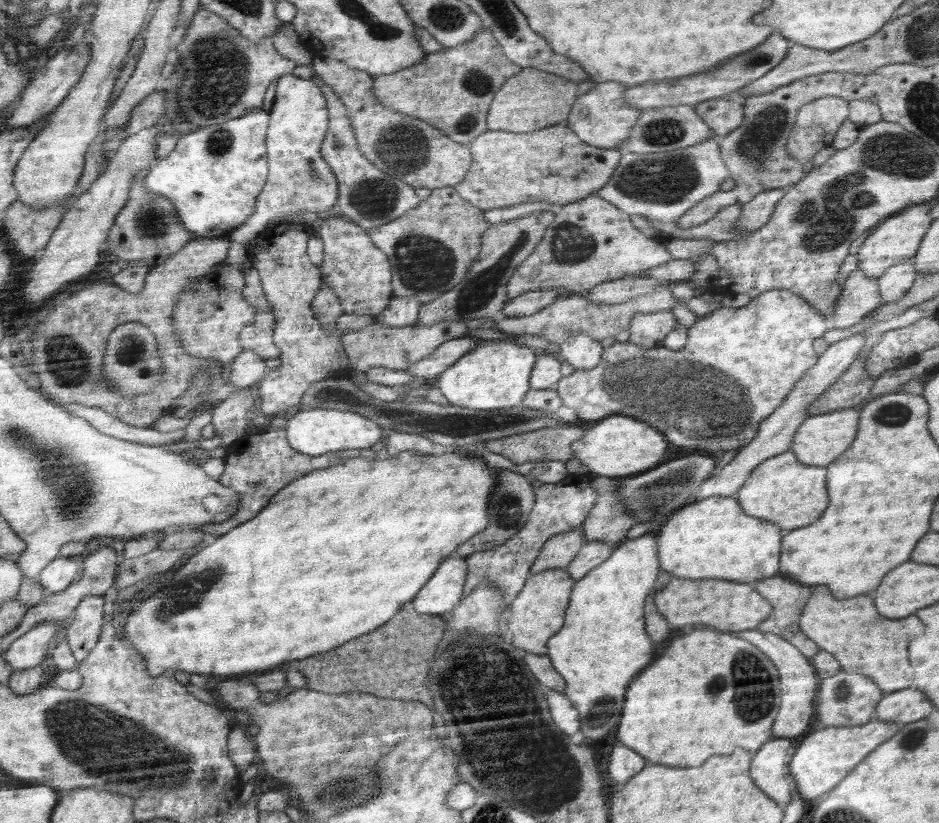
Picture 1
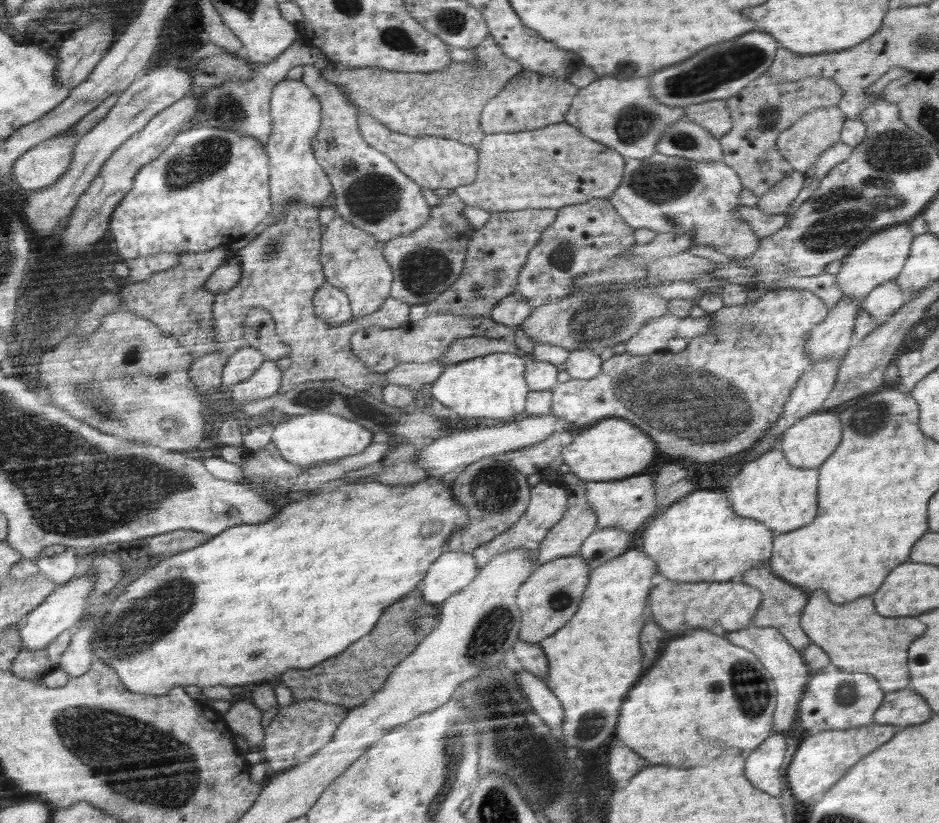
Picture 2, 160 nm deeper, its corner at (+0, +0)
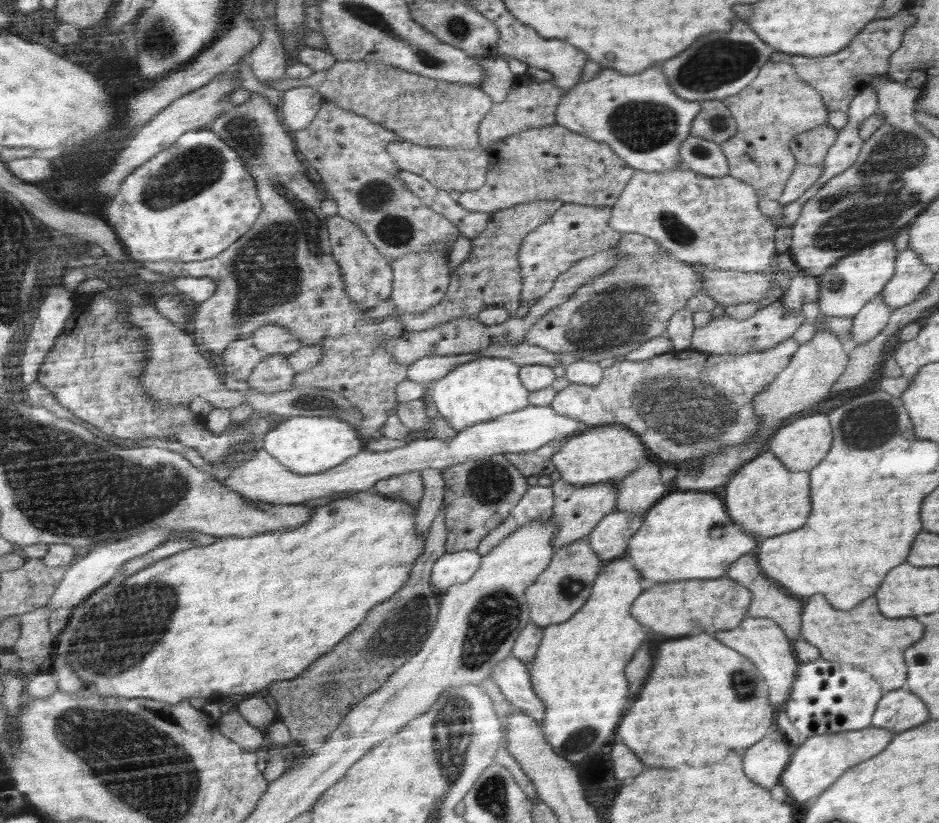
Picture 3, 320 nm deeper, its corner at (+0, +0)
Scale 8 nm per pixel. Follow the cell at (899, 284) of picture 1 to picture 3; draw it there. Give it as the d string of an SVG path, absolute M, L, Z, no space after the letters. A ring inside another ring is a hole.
M877 295L868 301L868 304L865 304L860 312L853 316L853 325L849 334L851 342L848 348L864 344L880 334L887 325L893 310L894 308L883 301L882 295Z

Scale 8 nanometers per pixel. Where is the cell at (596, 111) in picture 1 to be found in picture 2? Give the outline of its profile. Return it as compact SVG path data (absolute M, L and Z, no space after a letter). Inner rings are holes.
M599 77L575 95L565 122L579 129L590 140L616 149L625 158L648 159L655 153L656 144L671 124L686 115L685 107L664 106L655 99L651 94L650 81L650 77Z

